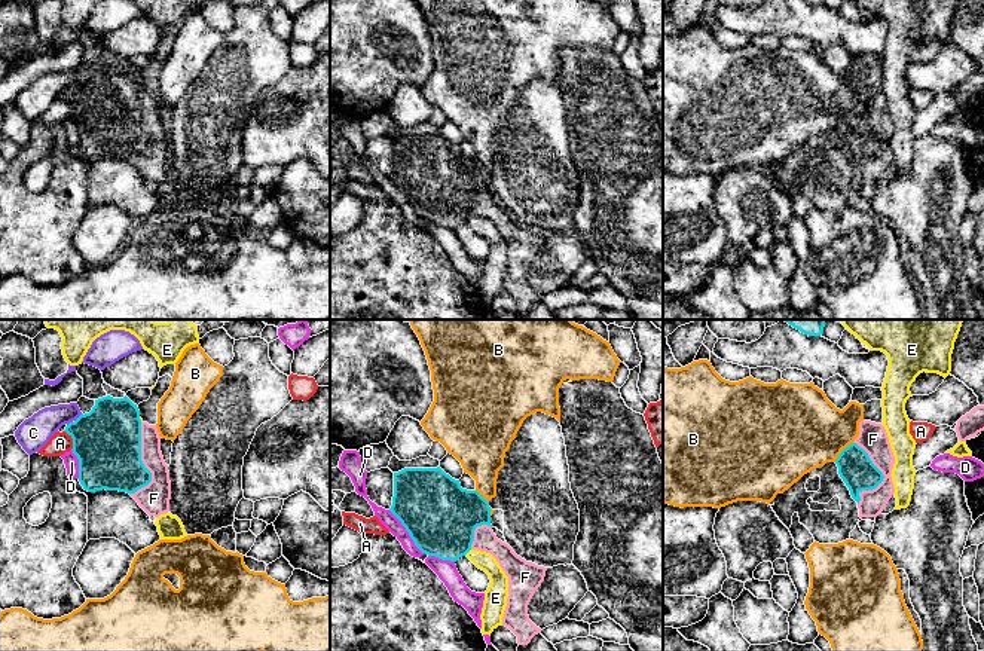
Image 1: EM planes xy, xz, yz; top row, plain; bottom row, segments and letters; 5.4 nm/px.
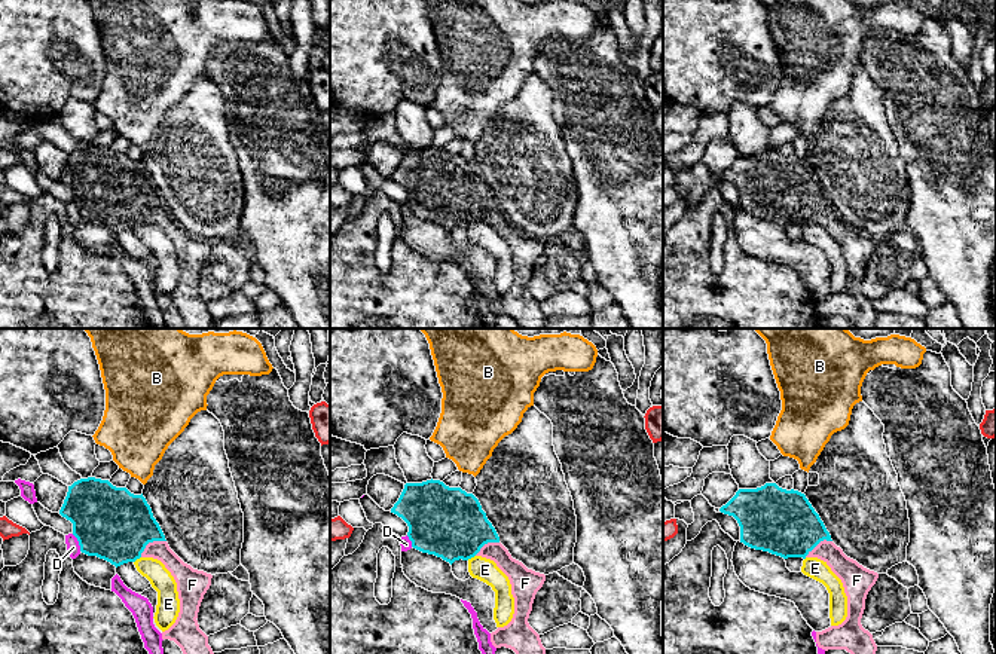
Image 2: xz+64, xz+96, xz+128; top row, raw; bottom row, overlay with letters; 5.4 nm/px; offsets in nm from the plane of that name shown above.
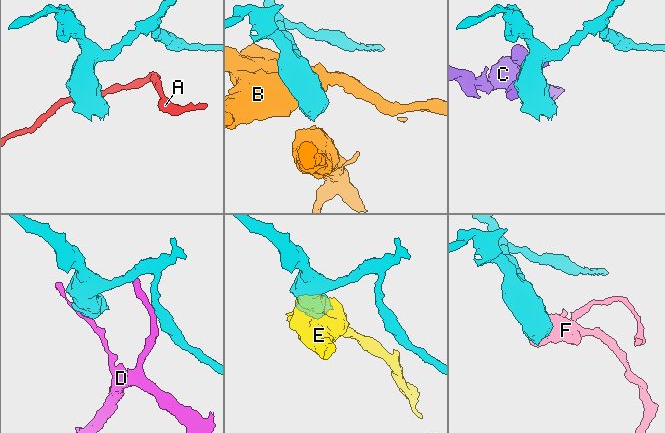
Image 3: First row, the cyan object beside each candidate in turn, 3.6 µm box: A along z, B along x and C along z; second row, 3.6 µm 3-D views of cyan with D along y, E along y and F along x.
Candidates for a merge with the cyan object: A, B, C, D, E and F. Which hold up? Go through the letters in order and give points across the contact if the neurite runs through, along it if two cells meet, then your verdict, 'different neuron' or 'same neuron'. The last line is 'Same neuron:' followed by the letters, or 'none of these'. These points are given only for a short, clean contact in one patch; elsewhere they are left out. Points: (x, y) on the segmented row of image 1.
A: different neuron
B: different neuron
C: border xy (82, 413), (75, 421); different neuron
D: border xz (388, 510), (400, 522), (412, 541), (425, 553); different neuron
E: border xz (470, 549), (465, 553); different neuron
F: same neuron
Same neuron: F

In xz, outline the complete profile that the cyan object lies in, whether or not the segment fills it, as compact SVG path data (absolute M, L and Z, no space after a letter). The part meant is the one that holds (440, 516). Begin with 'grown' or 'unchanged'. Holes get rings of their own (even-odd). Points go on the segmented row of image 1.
grown; M440 467L404 468L394 473L394 496L389 511L401 522L415 545L428 556L456 562L470 550L491 553L508 577L508 597L502 617L502 626L508 627L519 645L528 645L541 633L528 615L528 605L541 586L547 568L526 562L513 548L496 538L491 525L489 502L477 492L461 488L459 480L452 479Z

